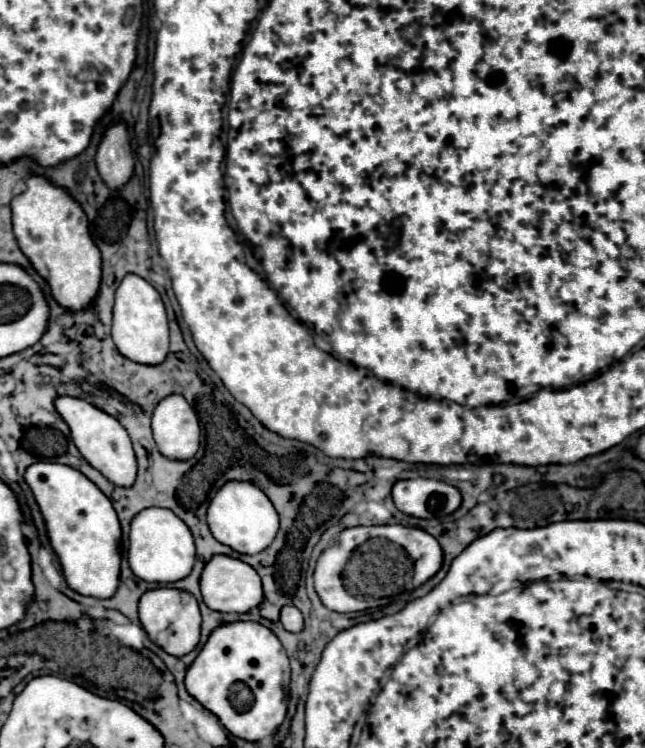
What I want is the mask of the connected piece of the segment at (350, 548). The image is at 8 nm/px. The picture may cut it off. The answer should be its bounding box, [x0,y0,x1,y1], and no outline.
[314,524,442,612]

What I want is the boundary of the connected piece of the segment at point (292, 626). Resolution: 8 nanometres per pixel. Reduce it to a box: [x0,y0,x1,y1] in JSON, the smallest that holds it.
[280,606,304,632]

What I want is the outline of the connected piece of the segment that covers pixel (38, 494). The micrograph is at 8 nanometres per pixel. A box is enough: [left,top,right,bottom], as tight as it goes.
[26,462,120,598]

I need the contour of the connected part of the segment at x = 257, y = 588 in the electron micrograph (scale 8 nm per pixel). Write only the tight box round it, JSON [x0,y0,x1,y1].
[200,554,262,612]

